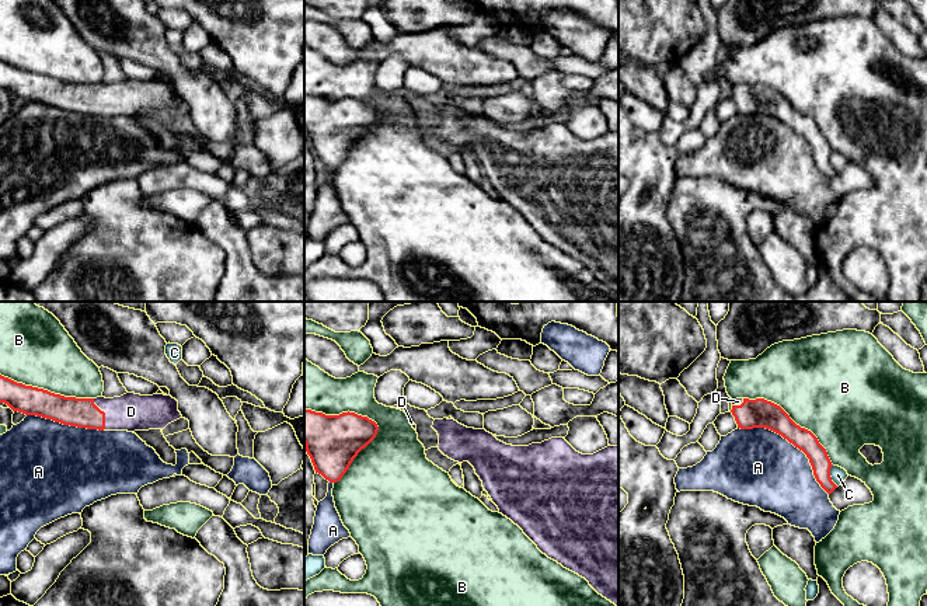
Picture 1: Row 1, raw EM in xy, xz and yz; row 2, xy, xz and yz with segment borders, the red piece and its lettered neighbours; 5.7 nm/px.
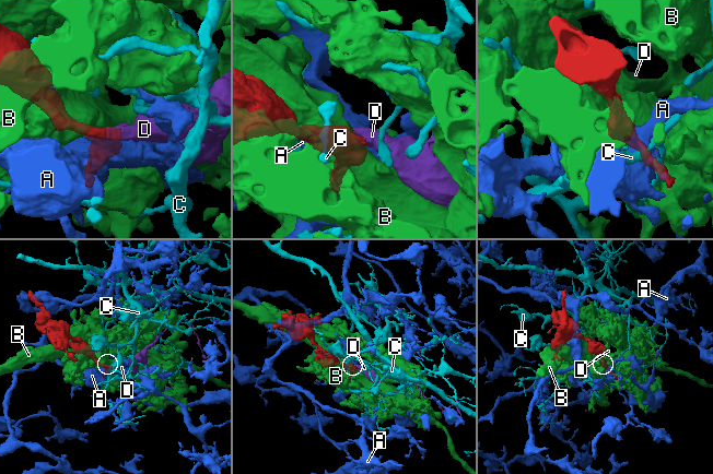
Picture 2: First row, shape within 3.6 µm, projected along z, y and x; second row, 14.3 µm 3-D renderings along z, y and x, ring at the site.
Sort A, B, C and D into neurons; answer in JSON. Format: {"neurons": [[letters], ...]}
{"neurons": [["A"], ["B"], ["C"], ["D"]]}

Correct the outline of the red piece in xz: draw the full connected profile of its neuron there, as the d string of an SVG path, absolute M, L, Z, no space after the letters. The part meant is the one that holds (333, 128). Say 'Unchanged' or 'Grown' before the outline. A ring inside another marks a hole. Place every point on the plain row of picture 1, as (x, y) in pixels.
Unchanged. M304 95L304 130L316 159L337 168L358 139L377 121L379 112L355 98L325 101Z

